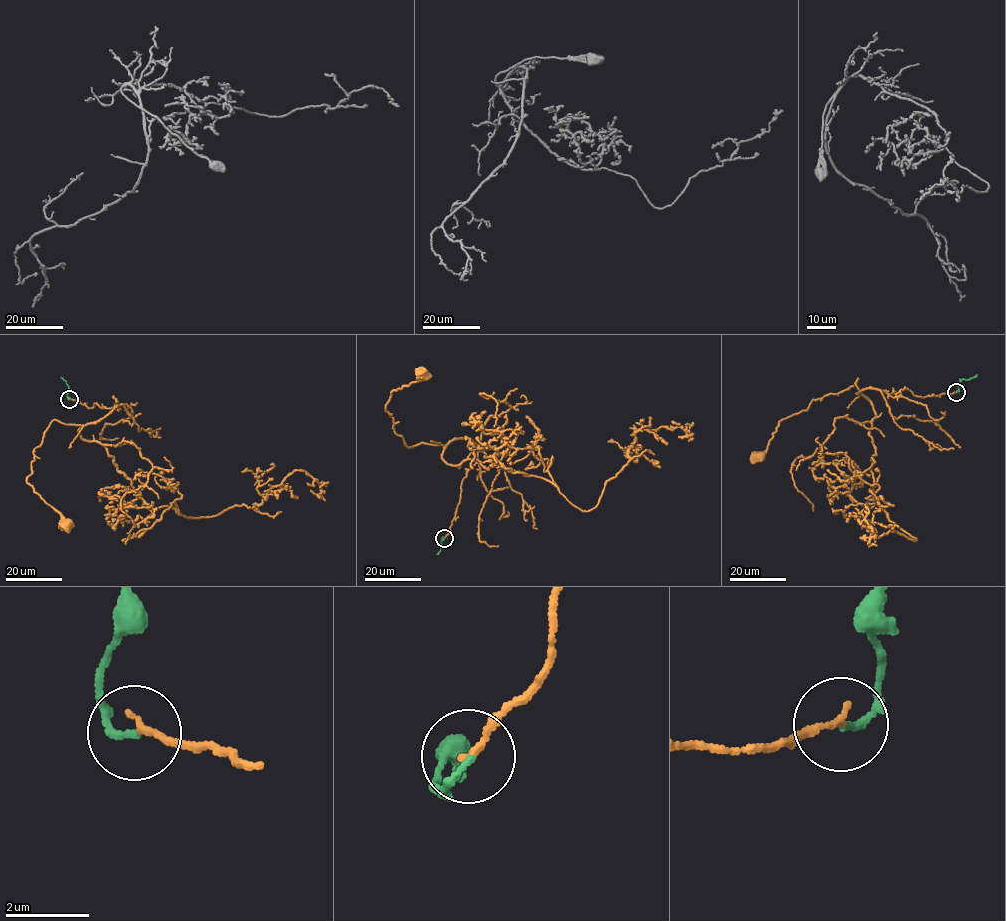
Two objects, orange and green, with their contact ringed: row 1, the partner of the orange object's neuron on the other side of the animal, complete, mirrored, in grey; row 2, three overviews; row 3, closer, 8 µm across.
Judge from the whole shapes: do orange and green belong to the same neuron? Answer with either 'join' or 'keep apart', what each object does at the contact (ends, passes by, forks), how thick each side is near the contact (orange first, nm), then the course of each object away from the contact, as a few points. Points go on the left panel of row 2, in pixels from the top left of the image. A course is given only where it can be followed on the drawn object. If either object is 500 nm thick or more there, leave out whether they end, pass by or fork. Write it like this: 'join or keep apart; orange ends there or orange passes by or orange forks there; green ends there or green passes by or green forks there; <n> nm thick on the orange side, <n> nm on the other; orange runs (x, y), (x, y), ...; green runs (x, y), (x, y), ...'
join; orange ends there; green ends there; 170 nm thick on the orange side, 140 nm on the other; orange runs (70, 399), (89, 408), (118, 406), (85, 425), (54, 419), (33, 452), (27, 483), (66, 524); green runs (69, 399), (68, 386), (61, 377)

